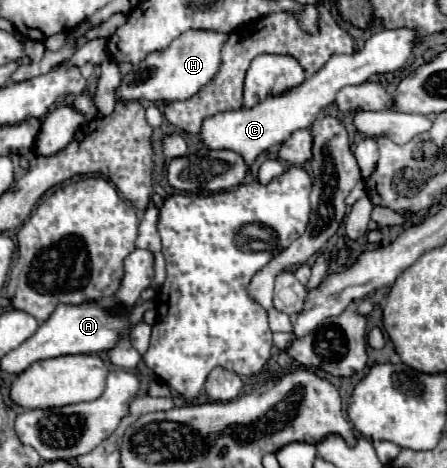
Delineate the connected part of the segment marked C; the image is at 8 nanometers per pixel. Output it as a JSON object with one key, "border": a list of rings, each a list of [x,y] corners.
{"border":[[[382,29],[366,39],[364,47],[350,55],[334,55],[318,73],[314,73],[308,81],[294,87],[292,91],[268,97],[252,109],[224,111],[214,117],[208,117],[202,123],[202,143],[210,149],[232,149],[240,153],[246,165],[254,165],[256,157],[274,145],[282,145],[294,131],[310,129],[314,121],[324,113],[324,109],[334,103],[336,93],[346,85],[362,85],[372,75],[384,75],[400,69],[412,55],[414,49],[422,45],[416,29]]]}

